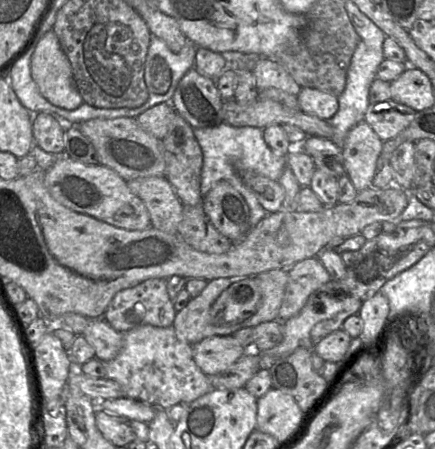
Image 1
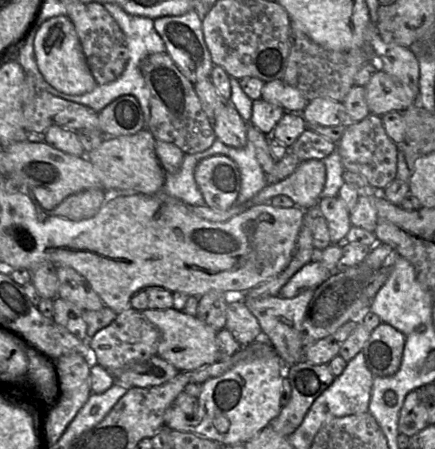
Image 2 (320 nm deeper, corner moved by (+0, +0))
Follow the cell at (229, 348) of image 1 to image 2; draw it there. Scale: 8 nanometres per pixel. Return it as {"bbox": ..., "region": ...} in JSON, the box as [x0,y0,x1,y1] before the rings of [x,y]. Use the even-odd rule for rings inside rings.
{"bbox":[139,308,217,372],"region":[[[174,308],[147,309],[139,312],[142,312],[160,333],[157,355],[172,364],[180,372],[193,371],[217,361],[217,331],[196,316]]]}

